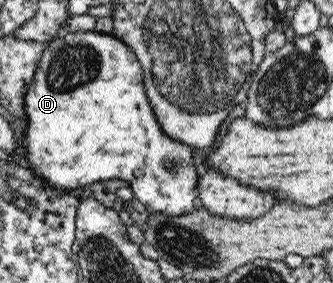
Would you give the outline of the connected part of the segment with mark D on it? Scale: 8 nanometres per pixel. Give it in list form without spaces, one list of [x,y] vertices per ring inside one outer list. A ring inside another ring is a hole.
[[[65,32],[64,35],[51,40],[47,43],[44,53],[41,55],[41,60],[37,65],[37,70],[33,75],[33,81],[30,83],[25,99],[23,99],[23,106],[25,106],[25,119],[27,125],[24,132],[24,158],[29,163],[29,168],[37,180],[40,180],[41,186],[51,188],[56,193],[64,193],[69,195],[69,192],[75,189],[82,189],[83,187],[91,186],[97,182],[104,182],[109,179],[125,179],[129,181],[130,188],[135,193],[137,198],[143,205],[145,205],[149,213],[162,213],[170,216],[180,216],[190,214],[197,204],[197,171],[195,171],[195,159],[193,153],[187,144],[175,141],[168,138],[161,132],[161,126],[157,123],[157,118],[153,114],[151,104],[146,94],[144,86],[144,72],[141,68],[141,63],[137,60],[133,49],[129,47],[124,41],[121,41],[115,35],[93,32]],[[140,170],[141,175],[135,176],[135,171]]]

